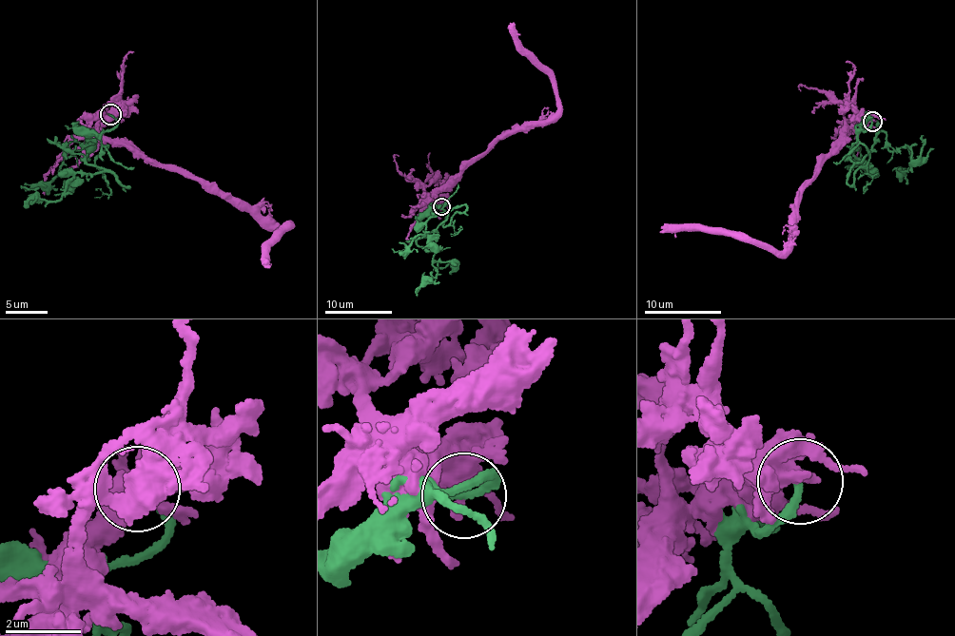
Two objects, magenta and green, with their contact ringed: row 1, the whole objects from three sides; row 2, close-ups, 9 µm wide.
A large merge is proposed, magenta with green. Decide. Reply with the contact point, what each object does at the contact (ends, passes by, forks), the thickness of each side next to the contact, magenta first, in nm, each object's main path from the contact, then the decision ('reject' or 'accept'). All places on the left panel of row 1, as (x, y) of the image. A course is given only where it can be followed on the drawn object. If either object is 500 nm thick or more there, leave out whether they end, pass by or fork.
place (110, 114); magenta forks; green ends; calibres 320 and 240 nm; course magenta (109, 114), (101, 134), (132, 146), (160, 163), (183, 168), (283, 230), (291, 228), (268, 248), (267, 268); course green (109, 114), (116, 125), (105, 131), (107, 149), (96, 165), (57, 144), (72, 150), (50, 180), (23, 183); reject

